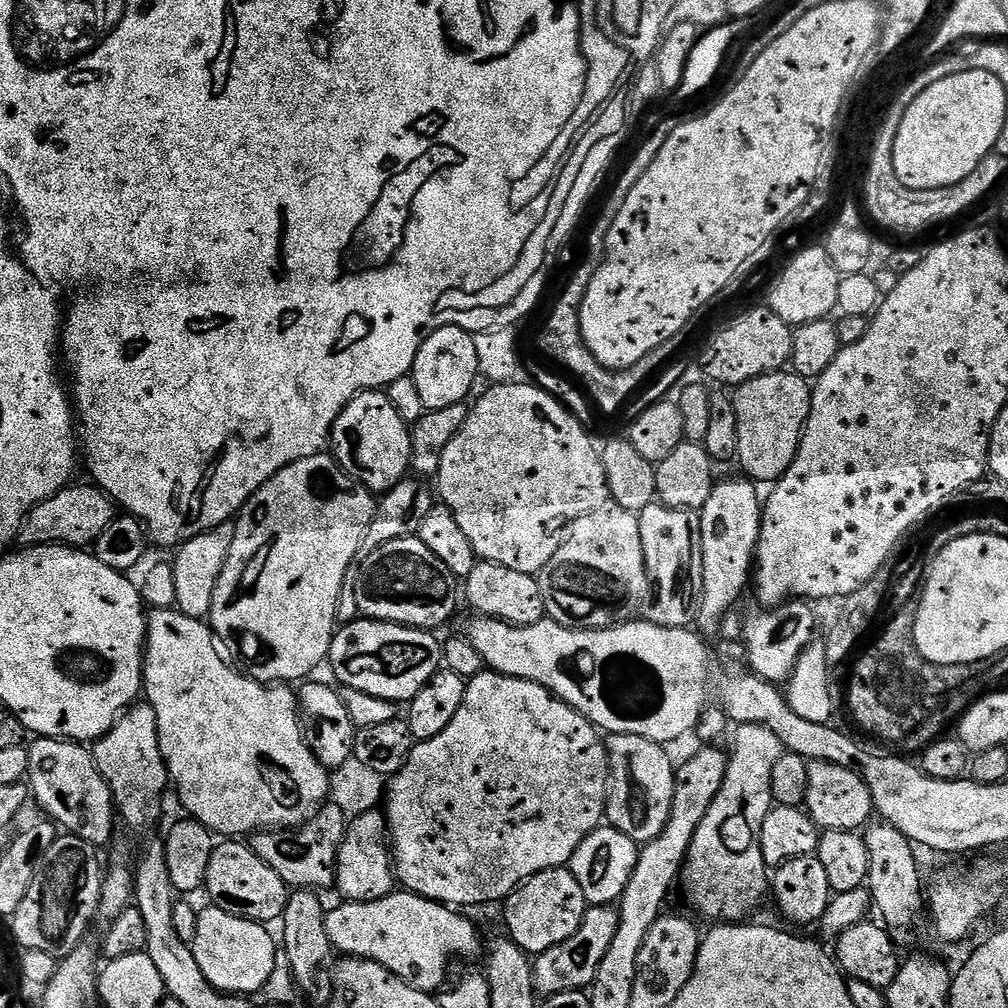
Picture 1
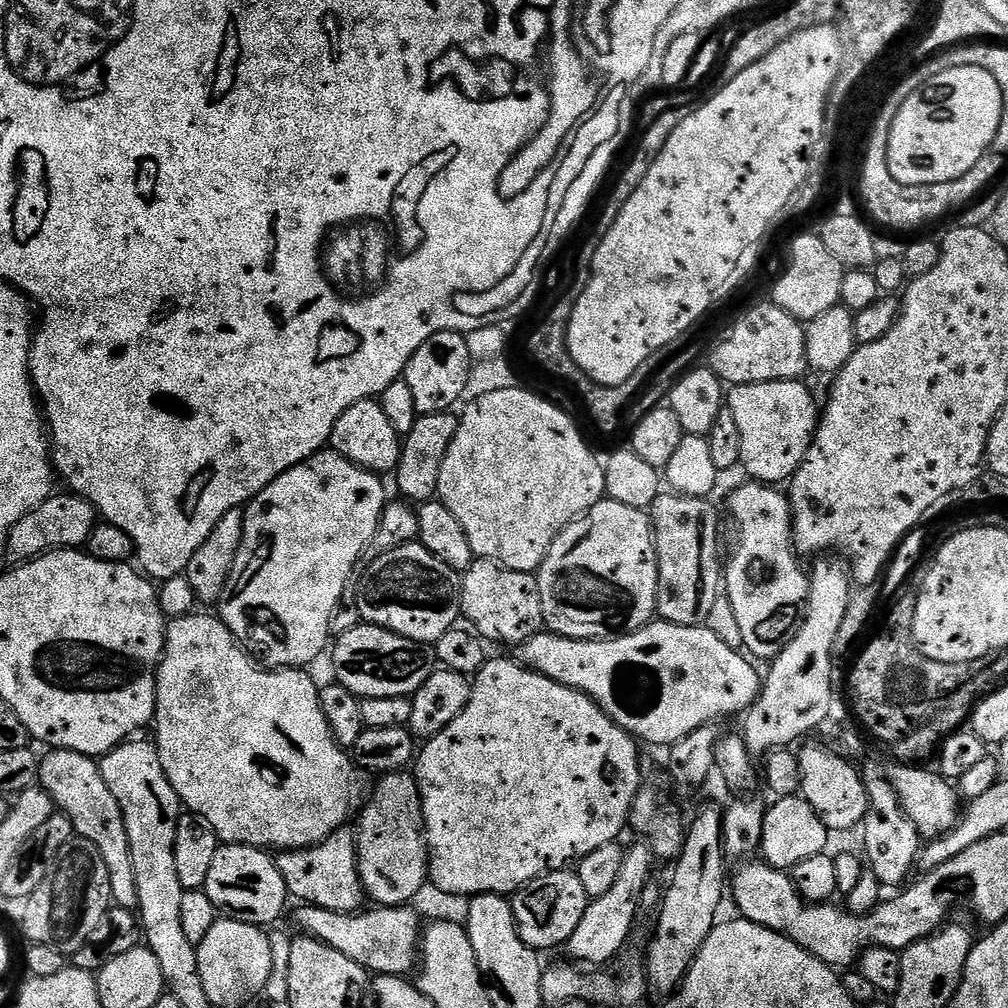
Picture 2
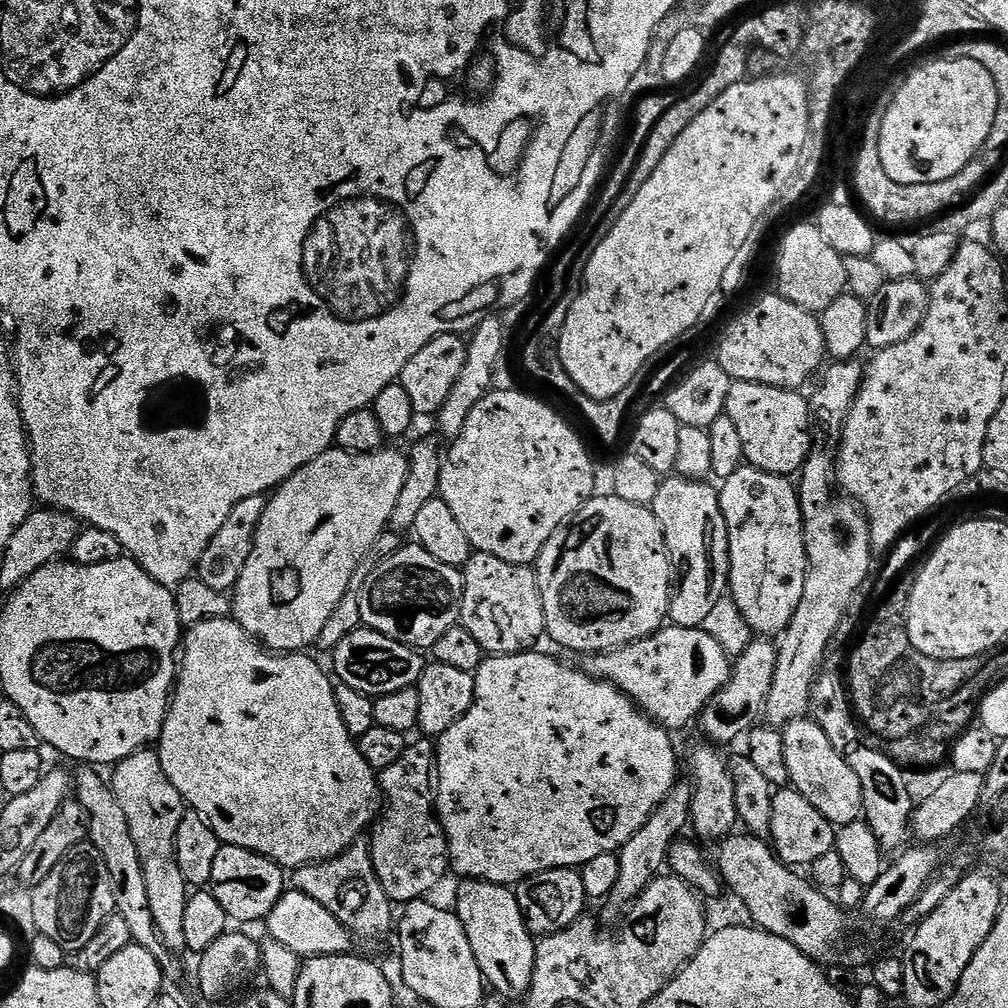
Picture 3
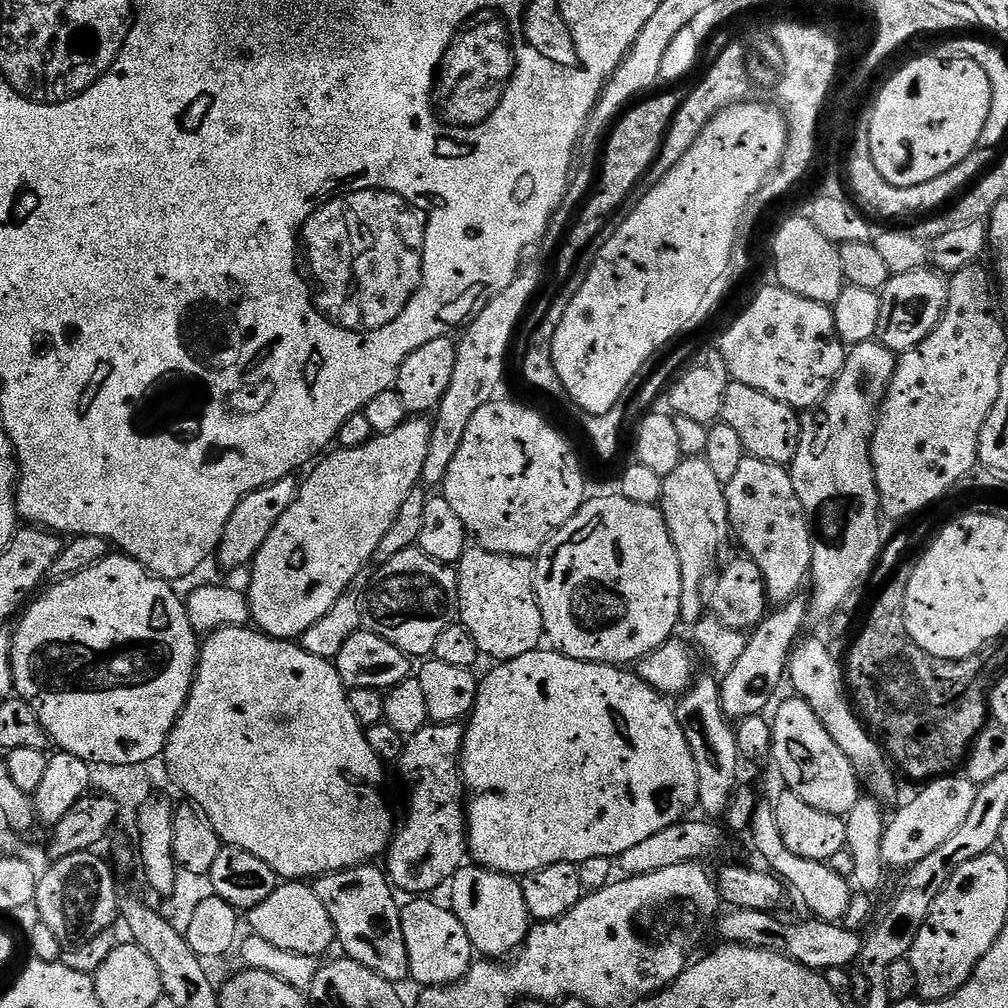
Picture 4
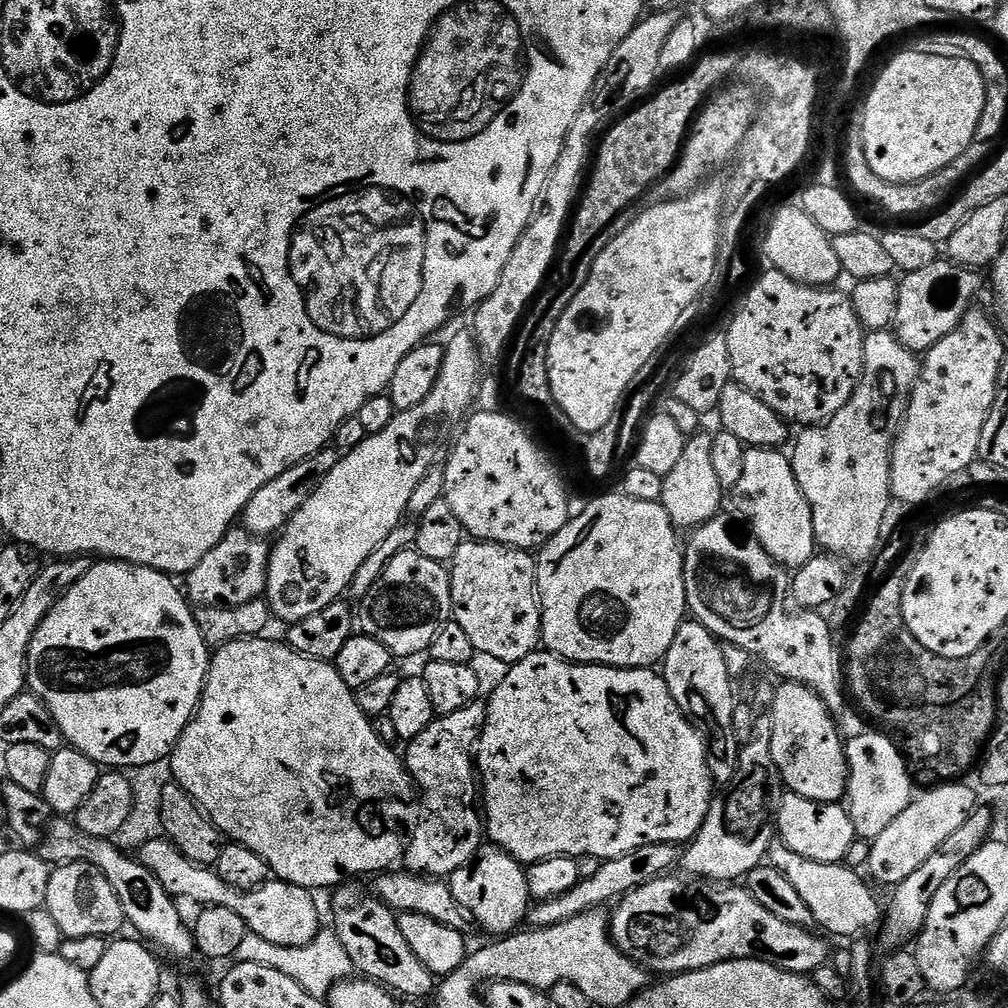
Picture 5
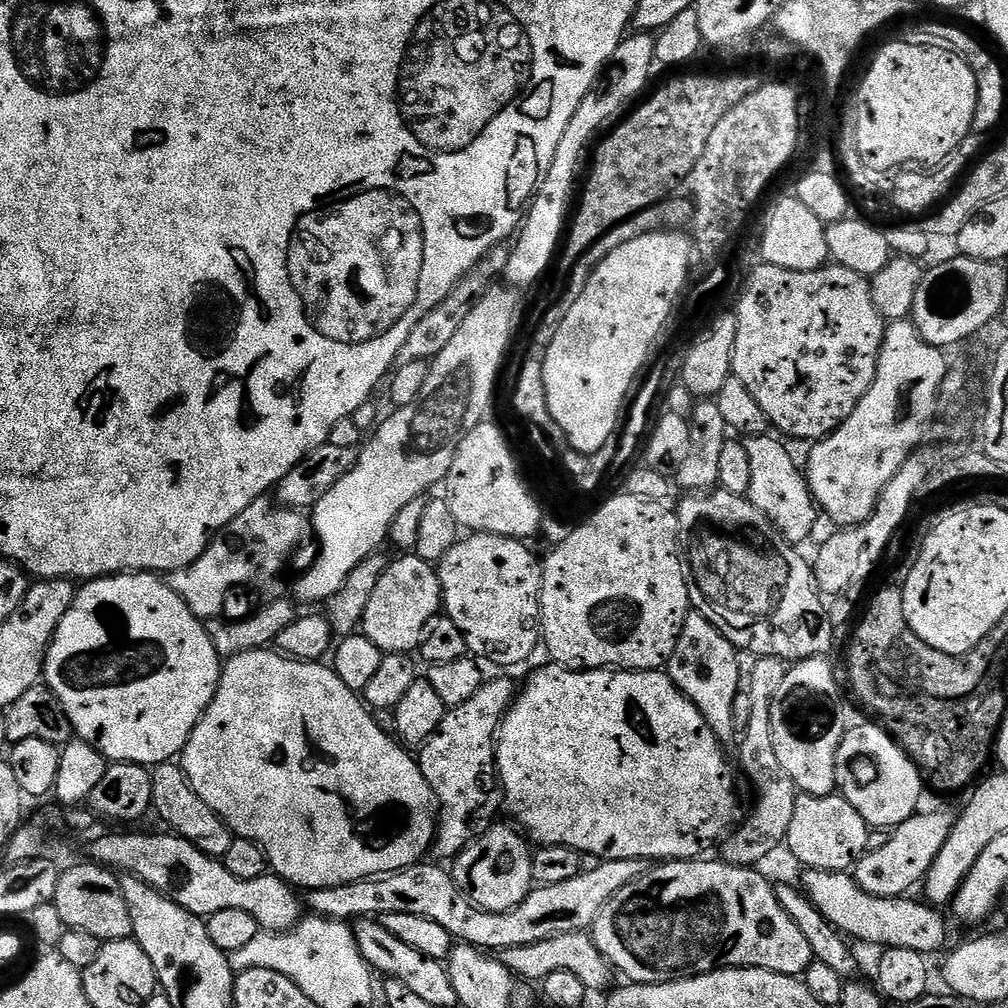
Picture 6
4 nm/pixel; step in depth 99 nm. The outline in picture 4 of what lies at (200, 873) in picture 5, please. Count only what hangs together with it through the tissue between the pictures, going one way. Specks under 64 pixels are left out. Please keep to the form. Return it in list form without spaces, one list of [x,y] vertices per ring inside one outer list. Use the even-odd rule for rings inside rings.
[[[304,882],[281,883],[274,894],[266,898],[266,902],[251,908],[247,916],[247,927],[249,924],[255,935],[261,936],[278,950],[320,958],[331,944],[337,943],[336,931],[330,922],[330,914],[326,914],[326,906],[318,902],[315,887]]]

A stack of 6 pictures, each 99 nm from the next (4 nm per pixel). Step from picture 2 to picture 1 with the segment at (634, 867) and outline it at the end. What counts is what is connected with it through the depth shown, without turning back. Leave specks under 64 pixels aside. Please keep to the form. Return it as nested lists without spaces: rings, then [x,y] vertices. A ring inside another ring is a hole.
[[[607,904],[589,907],[585,911],[582,926],[578,926],[578,930],[574,930],[566,942],[539,953],[532,960],[532,981],[537,997],[547,998],[563,992],[591,989],[596,981],[598,966],[602,966],[602,958],[606,958],[606,950],[610,950],[610,942],[614,942],[614,934],[618,934],[619,921],[620,913],[615,907]]]

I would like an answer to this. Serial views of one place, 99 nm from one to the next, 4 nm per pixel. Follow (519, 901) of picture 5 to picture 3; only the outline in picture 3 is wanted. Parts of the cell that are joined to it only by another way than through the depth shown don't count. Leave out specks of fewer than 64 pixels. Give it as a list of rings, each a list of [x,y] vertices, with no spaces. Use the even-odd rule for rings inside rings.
[[[465,879],[456,892],[454,911],[470,938],[474,958],[482,970],[487,987],[497,997],[509,1002],[519,1001],[528,993],[534,974],[537,941],[526,926],[522,906],[518,906],[515,891],[507,884]]]

